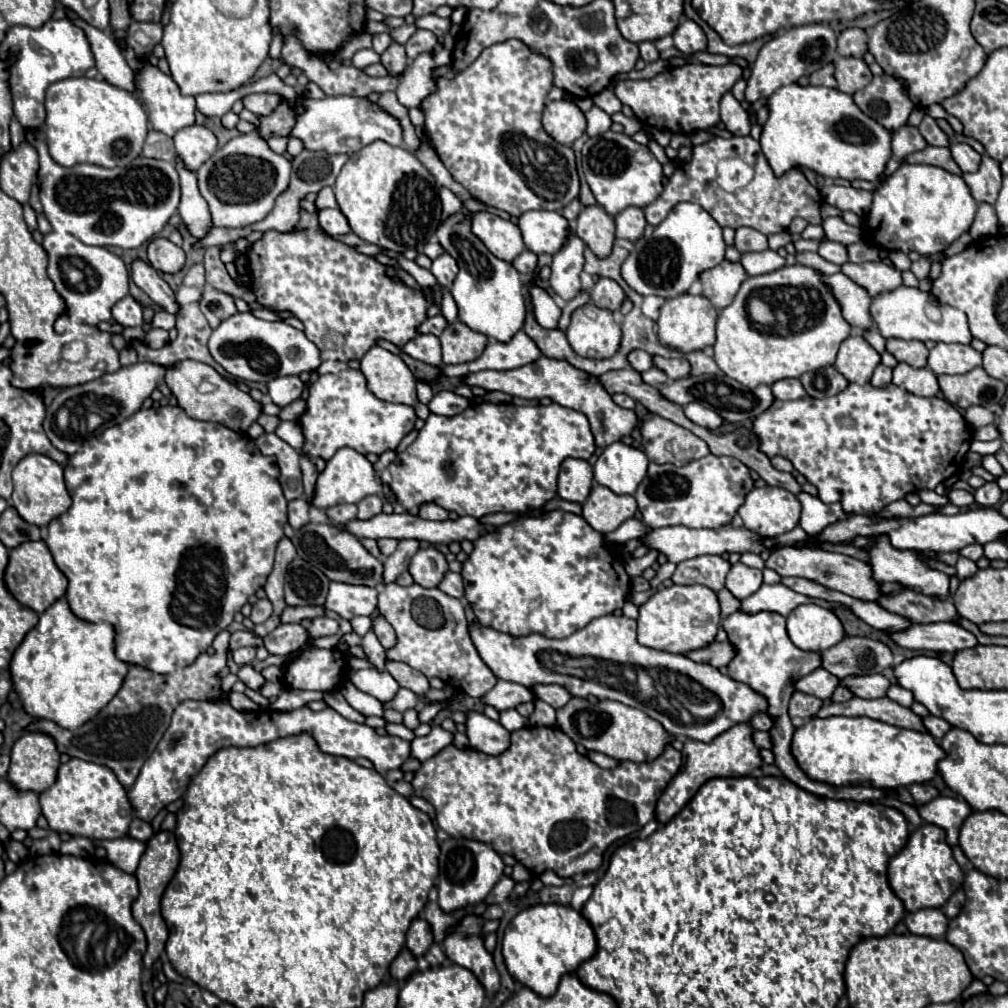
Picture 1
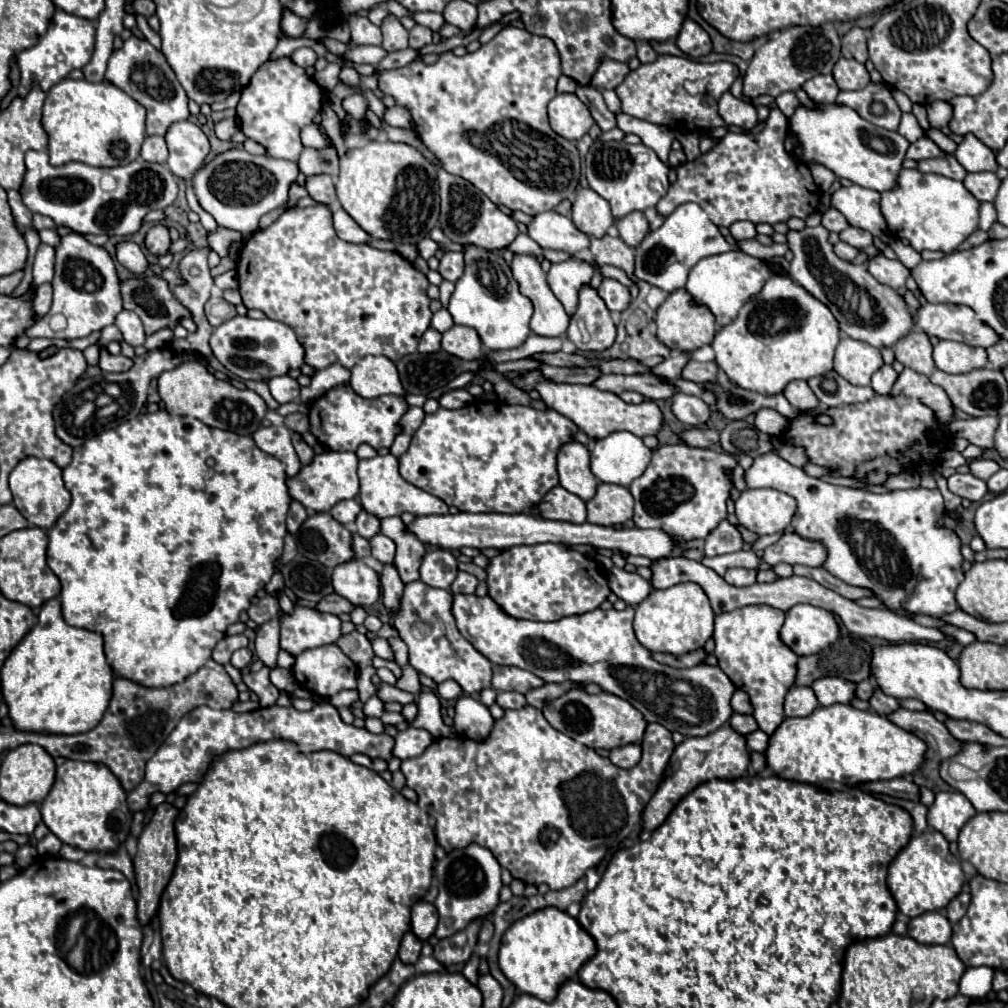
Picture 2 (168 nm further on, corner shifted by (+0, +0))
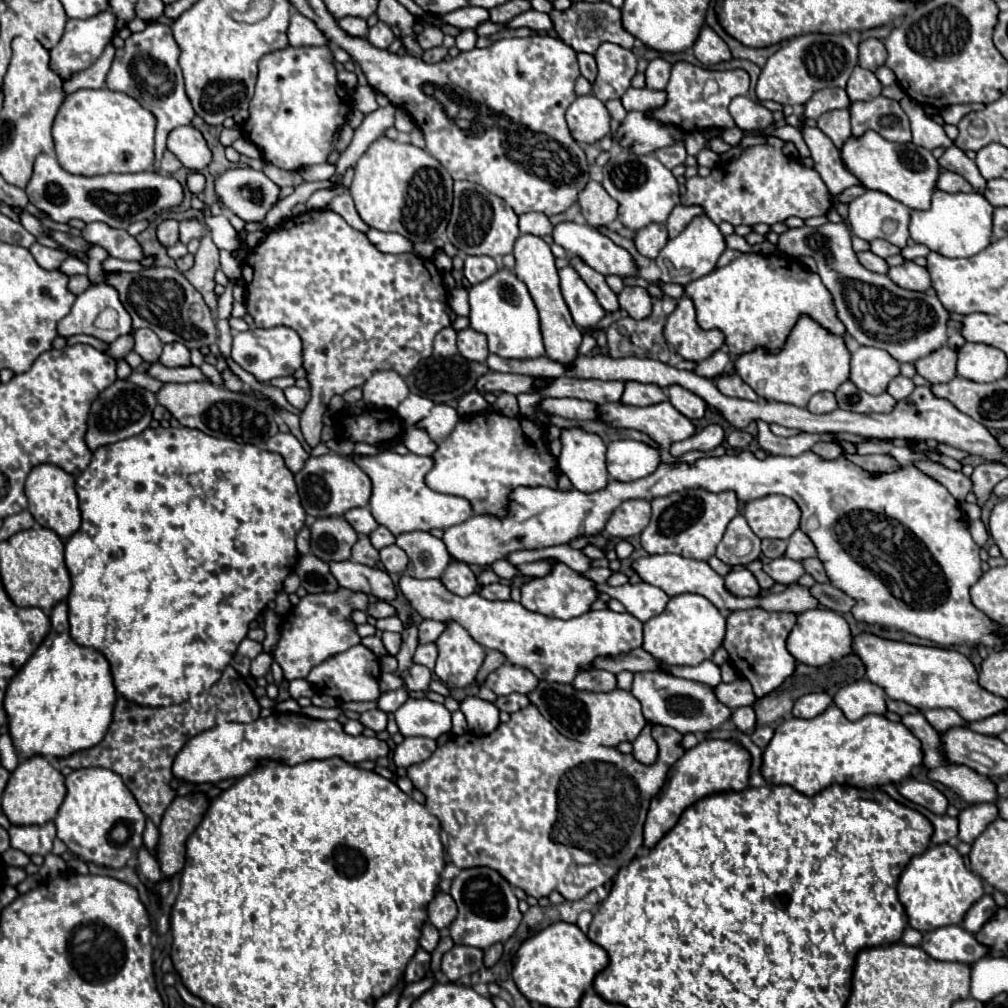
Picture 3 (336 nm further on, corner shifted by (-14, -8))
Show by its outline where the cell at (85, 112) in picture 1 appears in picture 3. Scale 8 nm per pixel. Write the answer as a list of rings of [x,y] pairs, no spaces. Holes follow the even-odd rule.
[[[109,88],[69,94],[53,122],[57,160],[63,170],[79,176],[107,172],[145,172],[153,164],[155,116],[137,100]]]

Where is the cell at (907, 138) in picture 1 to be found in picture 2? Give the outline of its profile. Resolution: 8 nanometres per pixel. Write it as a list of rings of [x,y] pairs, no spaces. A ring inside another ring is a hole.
[[[927,136],[919,138],[917,142],[909,144],[909,150],[905,154],[905,158],[911,158],[911,160],[923,160],[923,158],[937,158],[937,156],[943,156],[943,150],[939,150],[939,146],[929,140]]]

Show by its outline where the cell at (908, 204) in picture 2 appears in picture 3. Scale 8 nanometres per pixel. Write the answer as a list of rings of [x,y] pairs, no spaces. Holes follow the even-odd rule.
[[[935,190],[929,210],[913,210],[909,232],[917,244],[925,244],[929,250],[939,252],[947,258],[969,258],[979,254],[991,244],[991,226],[993,226],[993,206],[985,196],[971,194],[947,194]]]

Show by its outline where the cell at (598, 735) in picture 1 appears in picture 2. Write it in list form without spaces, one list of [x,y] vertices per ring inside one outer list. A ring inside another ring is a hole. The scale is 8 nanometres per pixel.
[[[575,688],[567,690],[563,696],[549,702],[543,708],[543,716],[553,728],[567,734],[569,738],[589,748],[603,748],[603,750],[613,750],[625,744],[641,744],[647,726],[643,714],[635,710],[627,700],[607,692],[591,696],[585,690],[575,690]]]

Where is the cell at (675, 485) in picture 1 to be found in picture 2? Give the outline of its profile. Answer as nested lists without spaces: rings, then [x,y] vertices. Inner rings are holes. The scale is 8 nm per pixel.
[[[685,444],[655,448],[647,470],[629,488],[635,498],[635,516],[633,516],[635,526],[637,528],[661,528],[663,532],[675,536],[677,540],[707,538],[707,534],[713,528],[717,528],[721,520],[727,520],[727,498],[733,488],[729,470],[733,470],[735,466],[737,466],[737,458],[725,452],[711,450],[711,448],[689,448]]]

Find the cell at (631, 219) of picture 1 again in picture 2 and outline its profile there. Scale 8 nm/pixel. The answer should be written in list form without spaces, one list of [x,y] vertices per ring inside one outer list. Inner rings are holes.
[[[633,212],[617,220],[617,232],[627,246],[639,246],[649,232],[649,222],[643,212]]]

